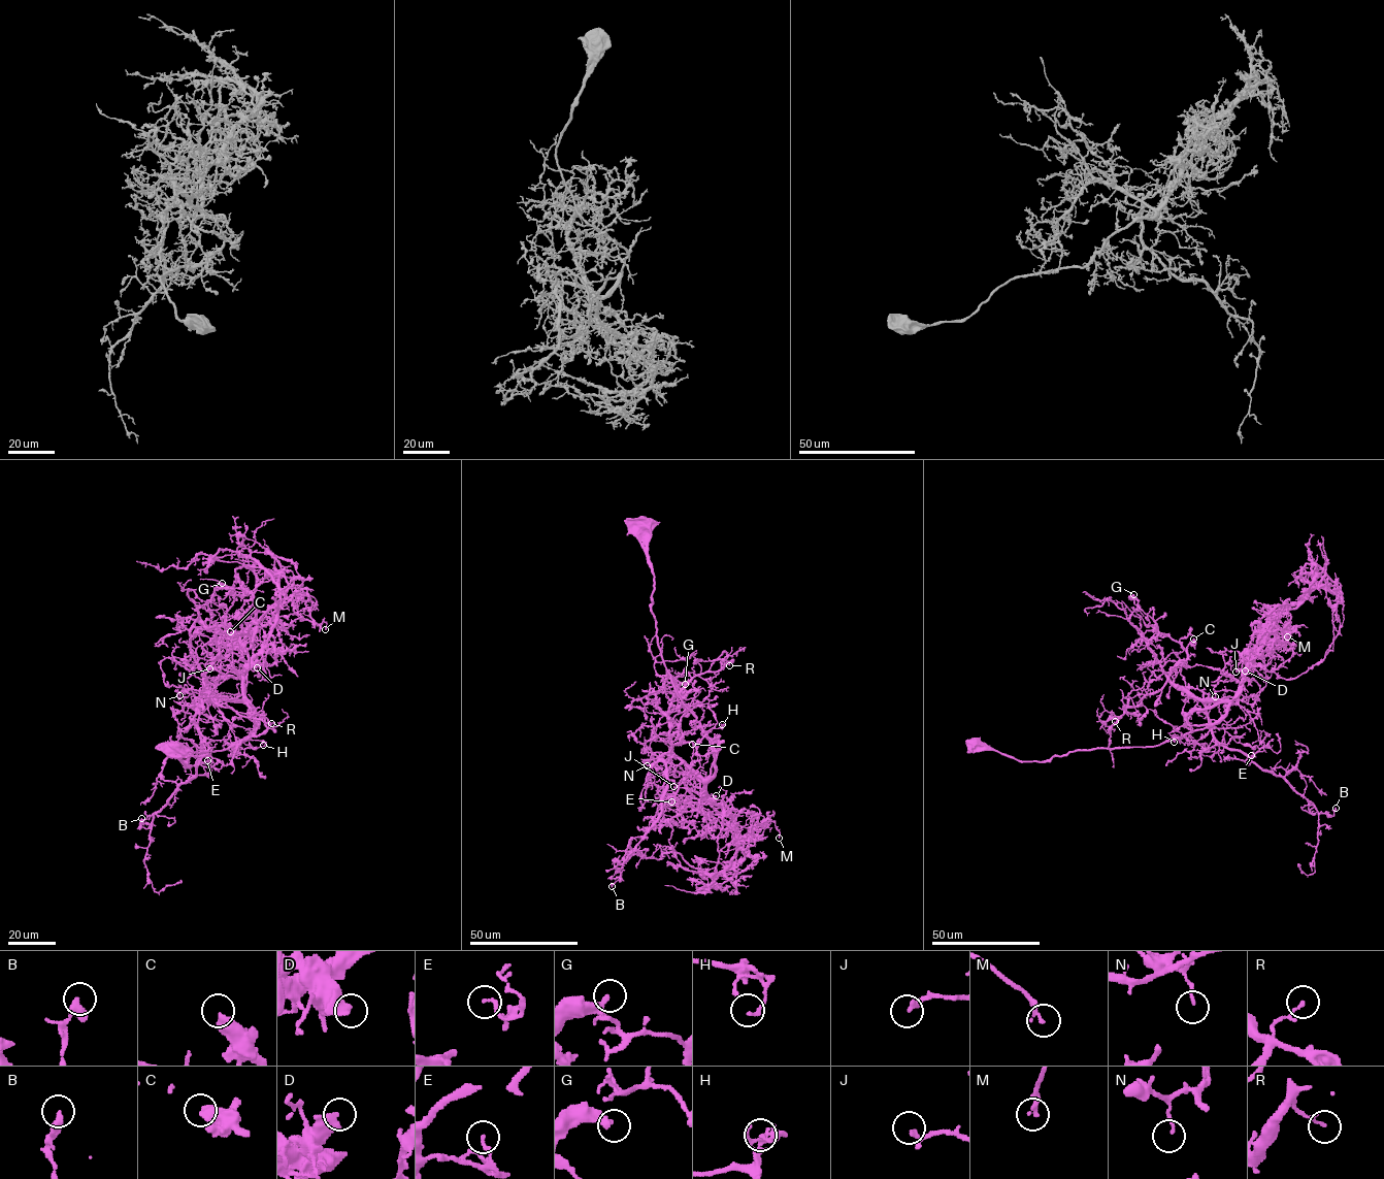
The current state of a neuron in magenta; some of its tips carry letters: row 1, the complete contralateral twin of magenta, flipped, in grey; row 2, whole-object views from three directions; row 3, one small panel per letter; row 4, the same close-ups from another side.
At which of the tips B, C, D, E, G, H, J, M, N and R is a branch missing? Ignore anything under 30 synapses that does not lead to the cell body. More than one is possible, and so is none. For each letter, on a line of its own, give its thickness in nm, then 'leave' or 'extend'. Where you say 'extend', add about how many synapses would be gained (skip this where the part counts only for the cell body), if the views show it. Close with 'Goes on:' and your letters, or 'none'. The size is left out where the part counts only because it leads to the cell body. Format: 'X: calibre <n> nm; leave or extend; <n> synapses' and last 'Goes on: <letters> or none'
B: calibre 400 nm; leave
C: calibre 440 nm; leave
D: calibre 420 nm; leave
E: calibre 150 nm; leave
G: calibre 360 nm; leave
H: calibre 150 nm; leave
J: calibre 240 nm; leave
M: calibre 240 nm; leave
N: calibre 110 nm; leave
R: calibre 90 nm; leave
Goes on: none

